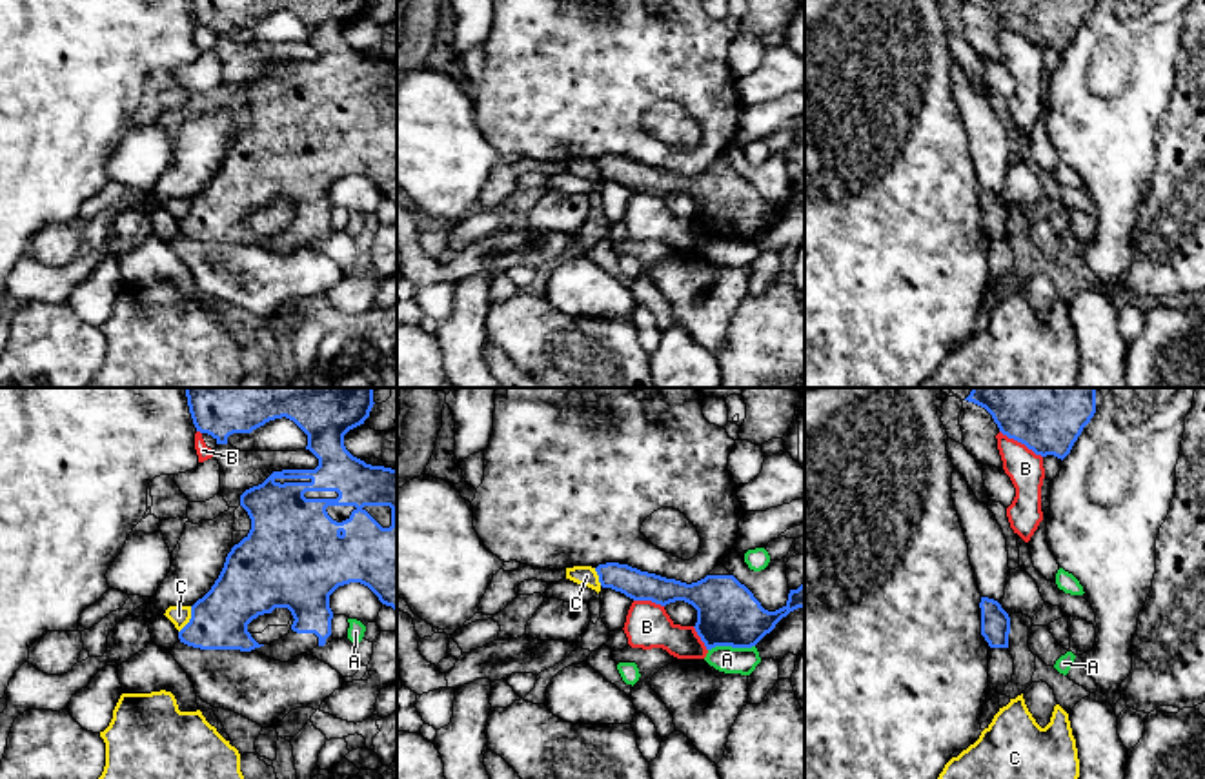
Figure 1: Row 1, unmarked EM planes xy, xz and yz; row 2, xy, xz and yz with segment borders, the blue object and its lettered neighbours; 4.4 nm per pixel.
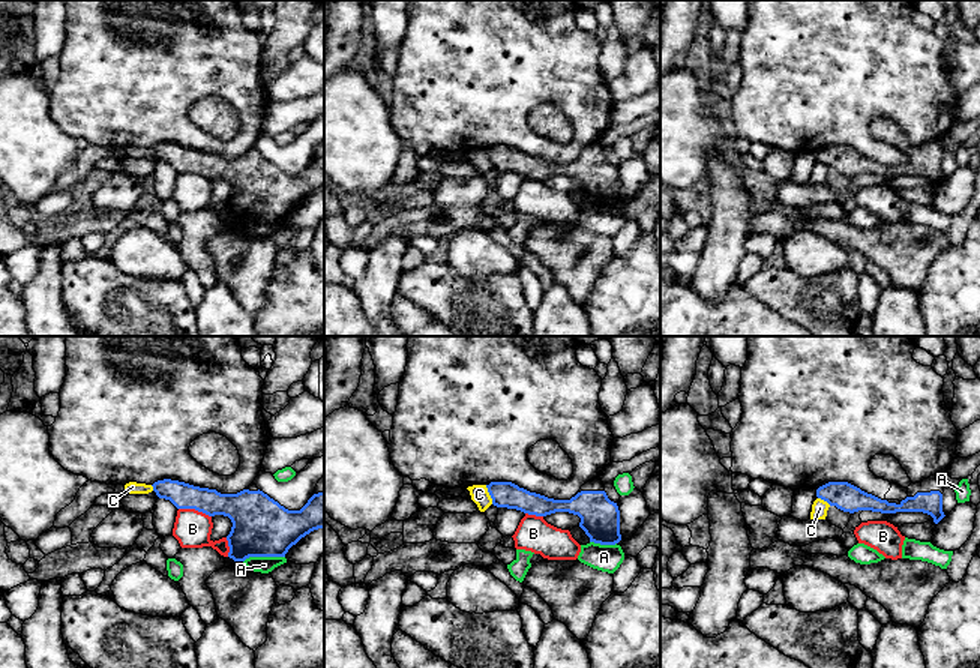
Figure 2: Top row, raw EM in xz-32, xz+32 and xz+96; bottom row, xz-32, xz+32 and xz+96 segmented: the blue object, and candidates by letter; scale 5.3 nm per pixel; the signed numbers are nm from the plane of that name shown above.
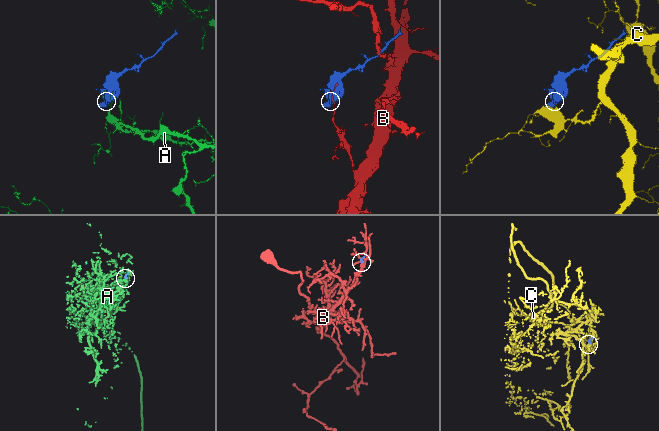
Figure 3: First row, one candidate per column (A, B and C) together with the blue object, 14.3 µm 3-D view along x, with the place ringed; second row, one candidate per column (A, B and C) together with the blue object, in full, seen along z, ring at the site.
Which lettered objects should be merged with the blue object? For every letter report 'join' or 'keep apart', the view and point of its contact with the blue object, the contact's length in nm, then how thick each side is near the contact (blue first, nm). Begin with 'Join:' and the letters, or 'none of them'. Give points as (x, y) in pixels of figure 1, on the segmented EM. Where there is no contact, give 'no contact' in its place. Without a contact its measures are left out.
Join: none of them
A: keep apart; contact xz (730, 645); length 200 nm; calibres 280 and 120 nm
B: keep apart; contact yz (1022, 443); length 220 nm; calibres 480 and 160 nm
C: keep apart; contact xy (190, 619); length 130 nm; calibres 260 and 90 nm

